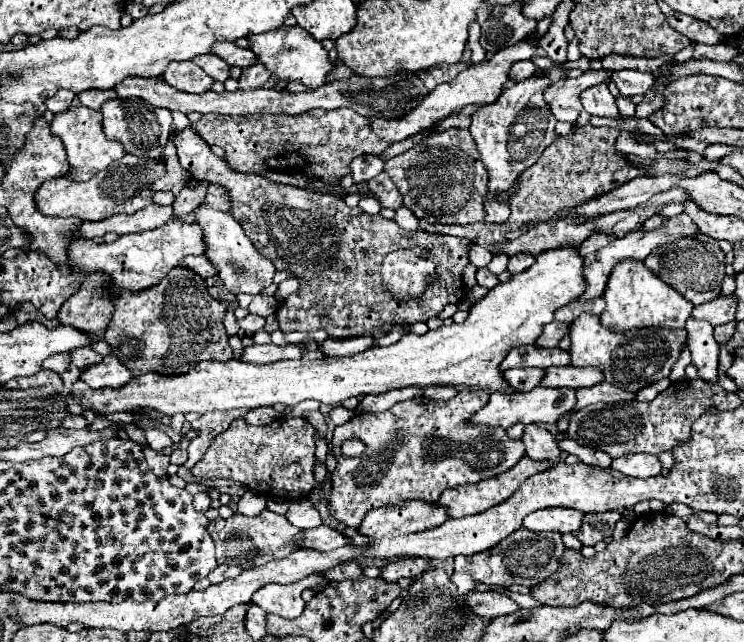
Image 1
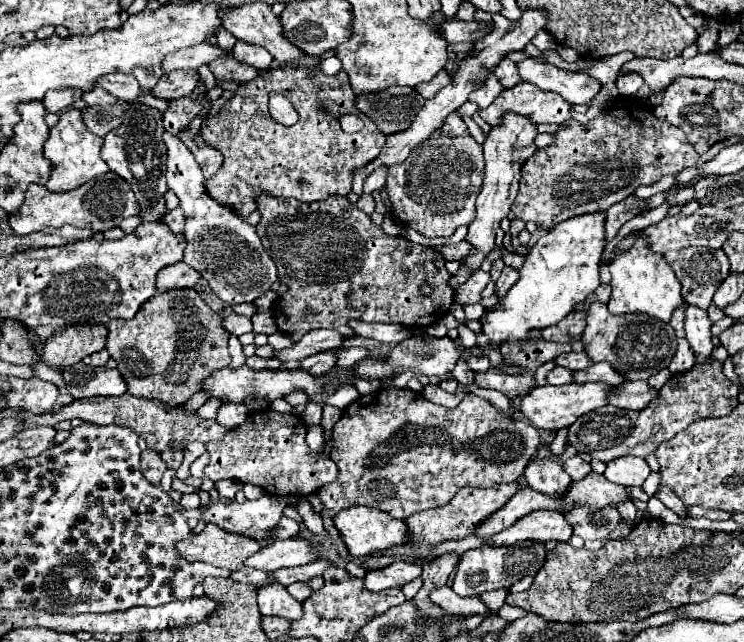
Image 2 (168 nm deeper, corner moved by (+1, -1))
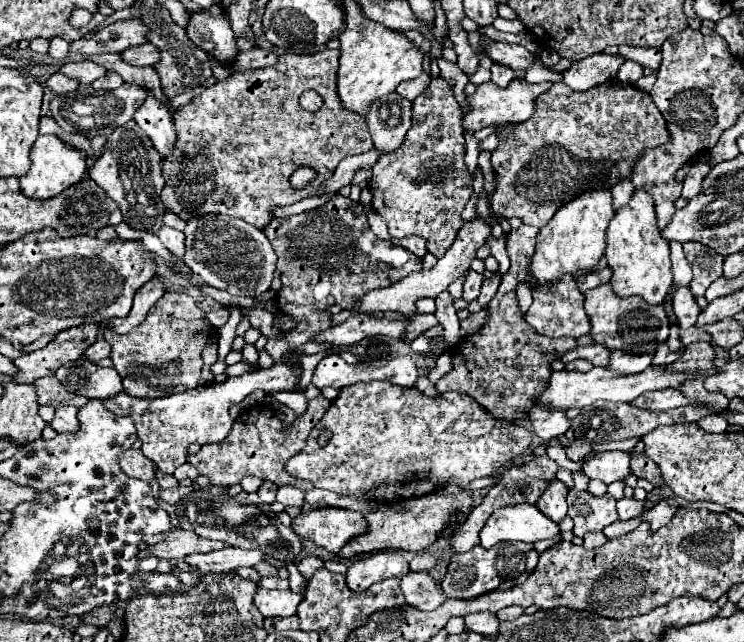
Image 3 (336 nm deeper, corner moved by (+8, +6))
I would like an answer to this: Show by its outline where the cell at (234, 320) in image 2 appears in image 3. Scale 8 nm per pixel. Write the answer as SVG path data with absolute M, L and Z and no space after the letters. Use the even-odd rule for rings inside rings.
M220 308L220 310L216 310L216 312L208 312L206 318L208 318L208 322L210 322L214 328L220 328L220 326L224 326L226 320L228 320L228 310L226 310L226 308Z

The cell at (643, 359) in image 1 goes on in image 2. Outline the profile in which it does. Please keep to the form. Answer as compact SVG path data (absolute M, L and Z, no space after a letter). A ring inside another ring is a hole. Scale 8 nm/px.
M599 301L591 303L587 311L587 327L581 341L585 345L585 353L593 363L609 361L611 365L617 365L615 369L625 375L627 381L649 379L657 371L669 367L677 349L675 331L669 323L661 323L659 319L645 313L613 315L609 313L607 305Z

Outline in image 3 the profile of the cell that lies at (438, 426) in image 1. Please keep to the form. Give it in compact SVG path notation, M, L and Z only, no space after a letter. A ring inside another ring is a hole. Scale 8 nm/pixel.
M366 382L366 384L354 384L354 386L346 386L340 390L338 398L332 402L332 406L328 408L328 412L324 414L324 418L318 422L318 426L310 432L310 438L304 446L304 450L290 458L286 462L286 470L296 476L296 478L304 478L304 480L310 480L316 488L324 488L324 490L332 490L336 494L342 494L342 496L354 496L358 500L366 500L366 502L372 502L372 504L400 504L404 500L410 500L410 498L422 498L422 496L428 496L428 494L434 494L438 492L440 486L468 486L472 480L476 478L484 478L484 476L490 476L494 472L498 472L502 466L506 466L508 462L512 462L516 456L520 456L524 450L528 450L528 446L532 444L532 432L522 426L522 424L516 424L516 422L508 422L508 420L498 420L494 416L490 416L472 396L466 396L464 392L446 392L438 398L430 398L422 392L418 392L416 388L402 388L402 386L396 386L392 382ZM324 432L330 432L332 438L328 440L326 446L320 446L318 444L318 436L324 434Z

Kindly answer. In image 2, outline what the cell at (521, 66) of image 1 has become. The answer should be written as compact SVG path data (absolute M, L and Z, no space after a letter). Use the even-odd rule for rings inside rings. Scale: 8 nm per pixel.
M507 57L497 65L495 77L499 79L499 83L501 83L503 87L513 87L513 85L517 85L517 83L521 81L521 77L519 77L519 73L517 73L517 63L513 63L513 61L507 59Z

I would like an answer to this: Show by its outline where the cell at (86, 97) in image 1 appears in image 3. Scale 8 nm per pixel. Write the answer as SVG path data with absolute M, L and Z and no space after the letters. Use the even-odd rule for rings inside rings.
M108 72L104 78L100 78L100 80L96 80L96 82L94 82L94 88L114 90L114 88L118 88L118 86L122 86L122 84L124 84L124 80L122 80L116 72Z

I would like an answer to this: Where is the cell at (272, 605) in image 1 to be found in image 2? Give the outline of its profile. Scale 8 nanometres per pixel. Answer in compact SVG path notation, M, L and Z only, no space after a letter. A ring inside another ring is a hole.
M279 583L267 585L259 589L259 609L263 615L275 615L275 617L285 617L289 621L297 621L303 617L303 605L293 599L285 587Z

